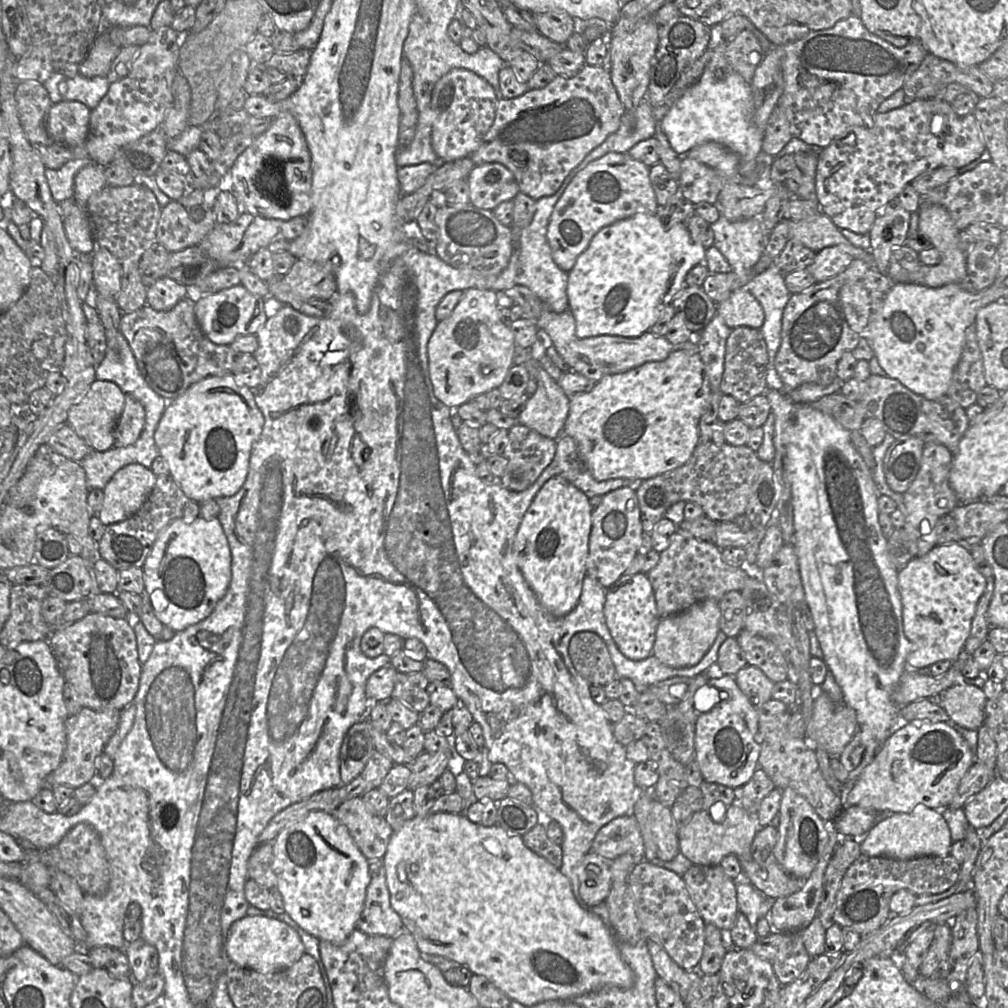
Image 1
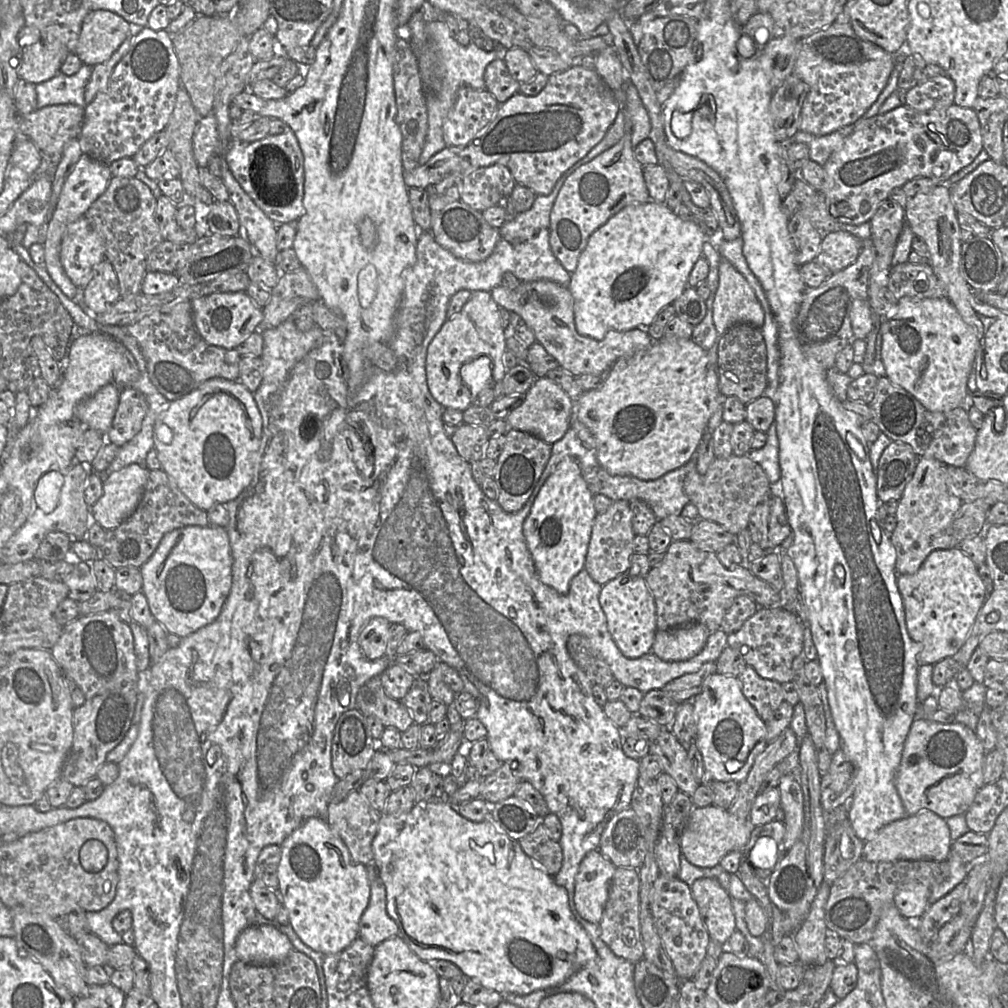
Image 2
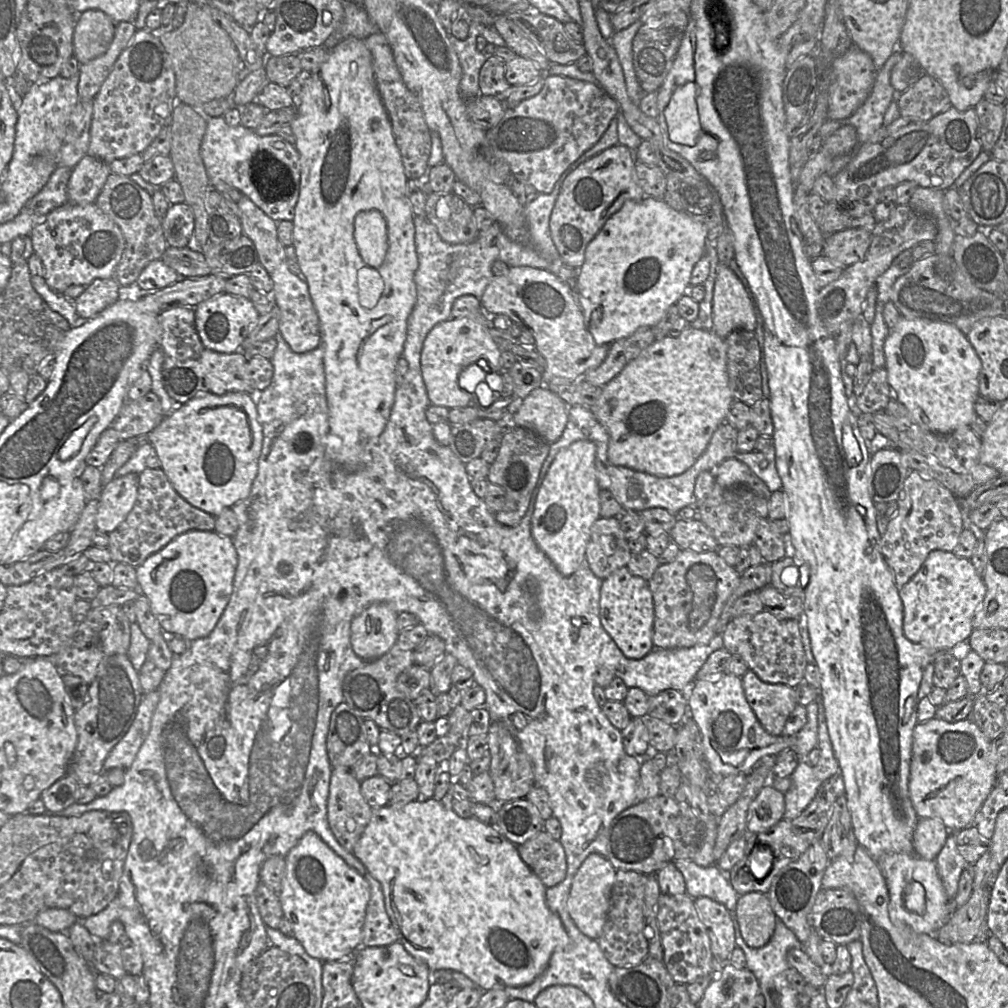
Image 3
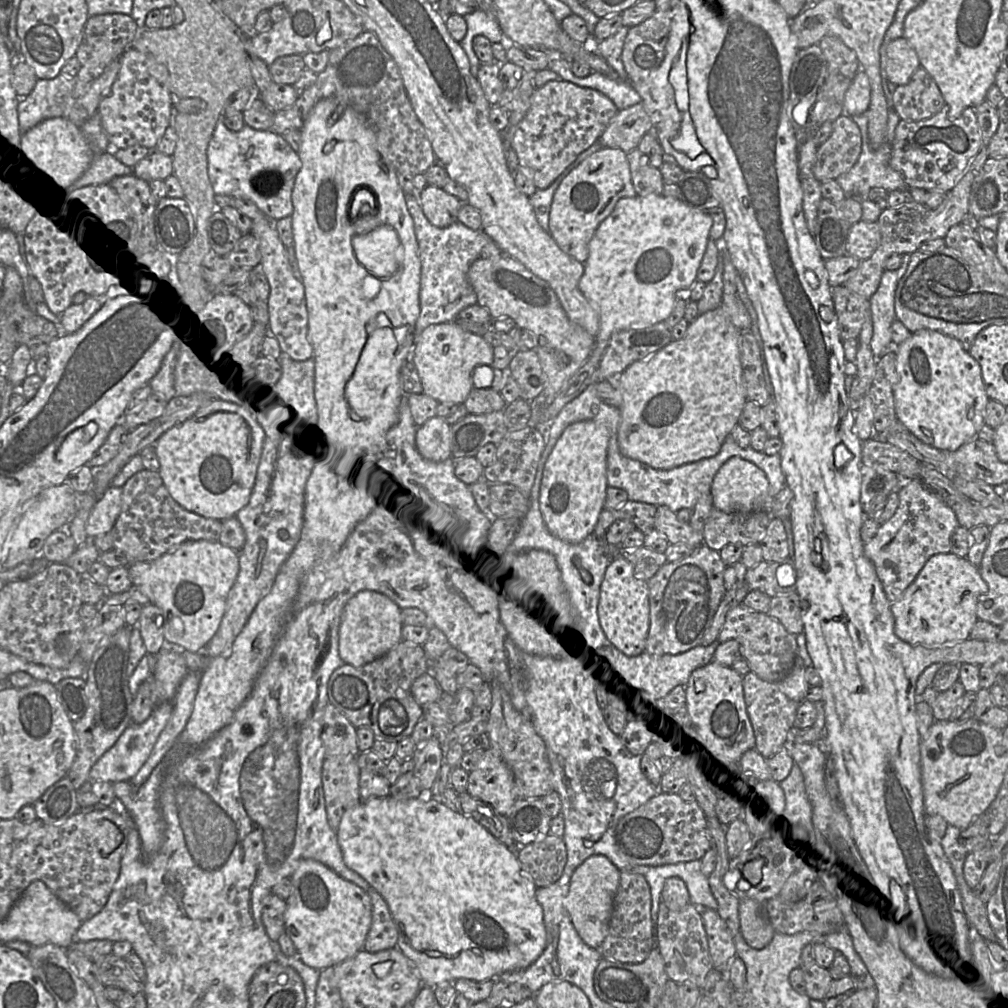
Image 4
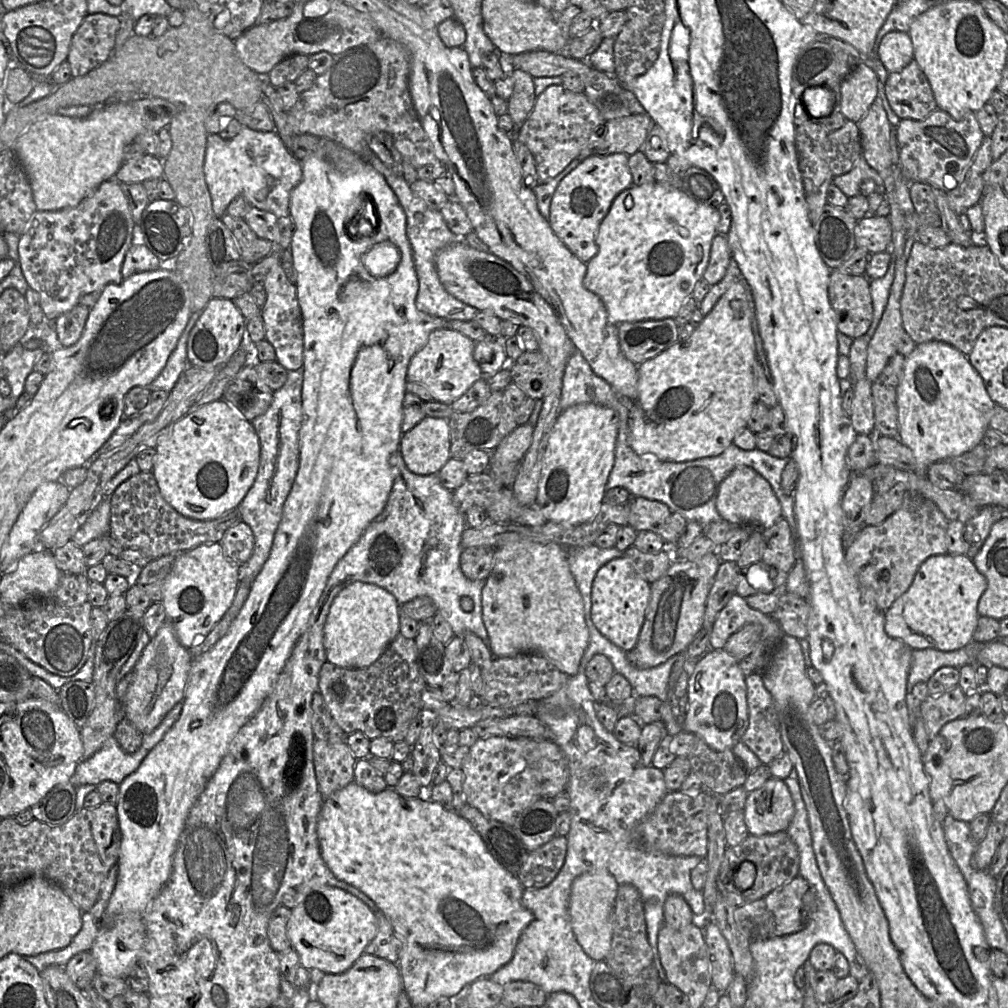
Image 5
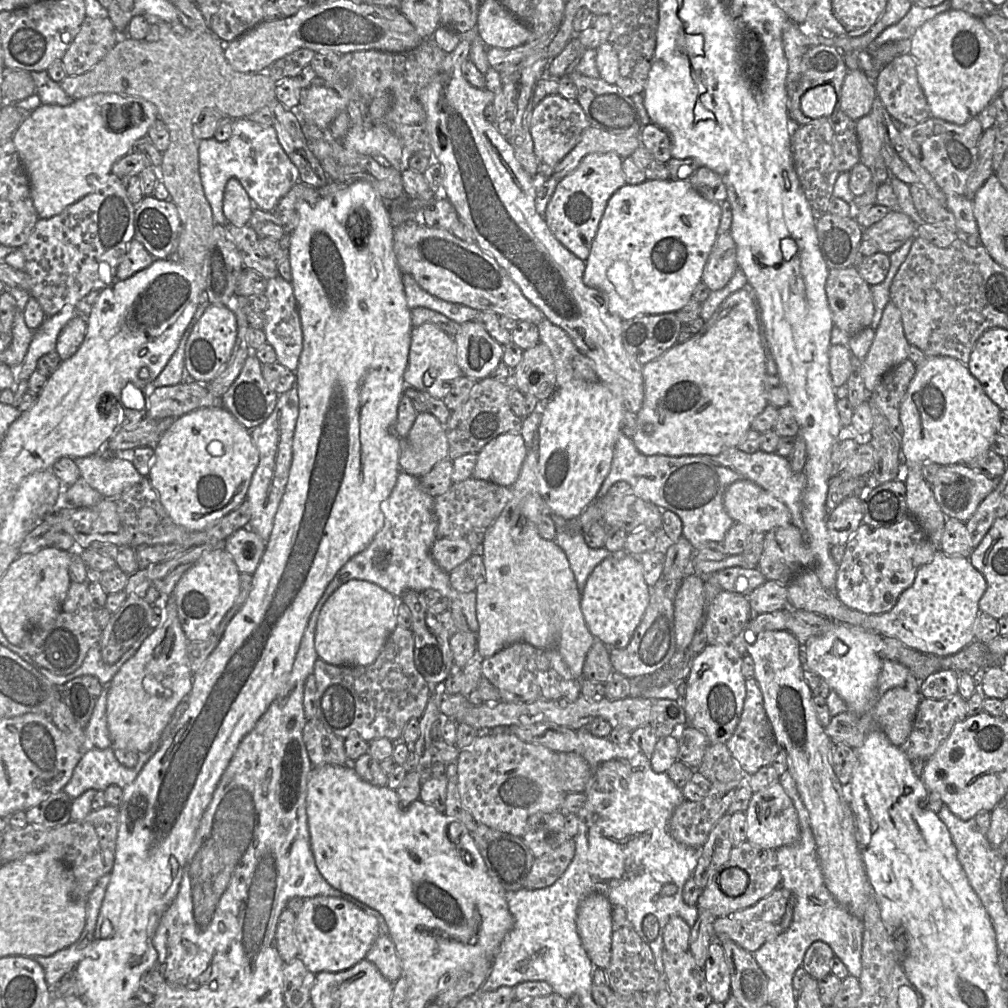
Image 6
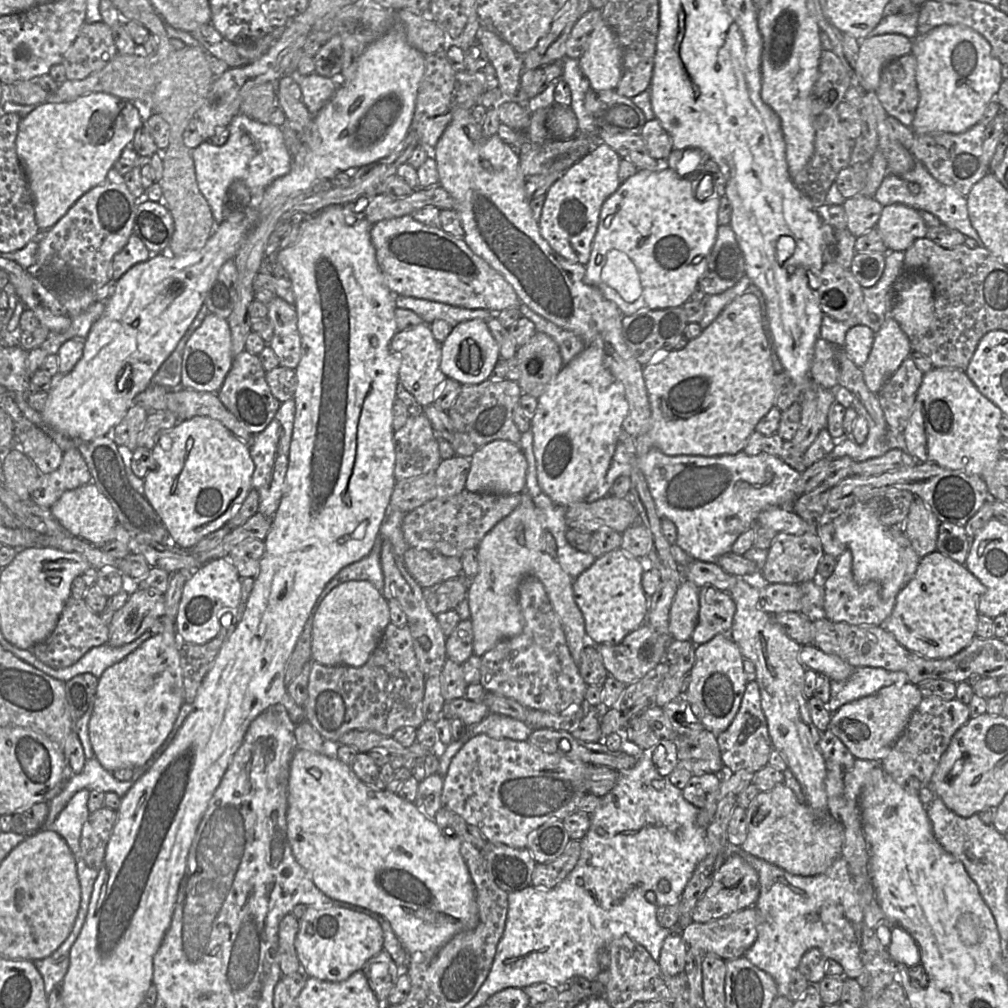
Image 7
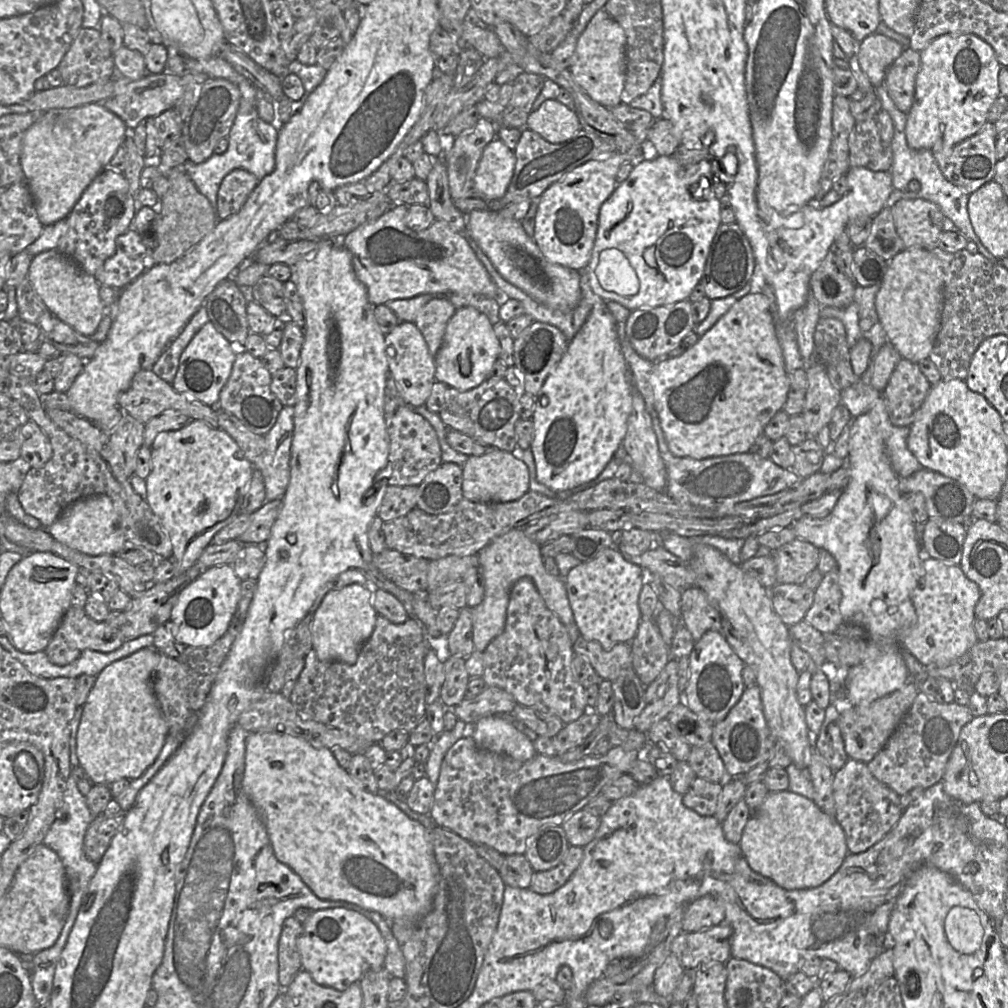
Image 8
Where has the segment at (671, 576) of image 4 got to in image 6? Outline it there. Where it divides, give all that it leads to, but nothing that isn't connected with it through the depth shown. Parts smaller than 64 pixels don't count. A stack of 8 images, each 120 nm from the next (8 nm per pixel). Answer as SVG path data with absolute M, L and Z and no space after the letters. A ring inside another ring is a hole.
M662 578L651 588L650 603L625 648L610 649L610 660L615 672L629 679L650 676L658 670L669 667L668 663L677 651L674 618L674 600L682 582Z

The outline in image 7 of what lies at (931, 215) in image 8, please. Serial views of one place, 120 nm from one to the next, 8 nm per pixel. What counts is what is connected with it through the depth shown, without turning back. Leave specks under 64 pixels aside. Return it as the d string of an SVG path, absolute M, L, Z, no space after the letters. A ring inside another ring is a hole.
M895 203L883 207L876 228L888 250L905 252L915 240L926 236L928 226L918 210L907 205Z

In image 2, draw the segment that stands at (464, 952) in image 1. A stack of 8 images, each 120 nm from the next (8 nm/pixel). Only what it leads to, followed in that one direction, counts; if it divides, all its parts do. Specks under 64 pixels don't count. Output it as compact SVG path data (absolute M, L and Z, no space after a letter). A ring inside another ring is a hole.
M448 800L416 804L408 813L381 816L372 849L374 864L386 888L387 913L398 926L398 936L421 960L442 959L453 962L468 979L474 979L485 988L497 991L504 997L504 994L508 993L525 995L535 990L556 987L596 956L595 948L586 930L576 921L570 910L567 890L557 885L553 877L524 853L519 841L511 839L503 829L489 819L482 822L468 820L461 816L457 808Z

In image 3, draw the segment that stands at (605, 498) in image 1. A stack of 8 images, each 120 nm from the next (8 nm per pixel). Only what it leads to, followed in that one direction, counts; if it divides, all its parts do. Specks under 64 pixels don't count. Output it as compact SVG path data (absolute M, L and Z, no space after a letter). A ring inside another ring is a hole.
M599 517L591 527L586 560L592 572L602 580L621 567L627 567L632 555L618 517Z

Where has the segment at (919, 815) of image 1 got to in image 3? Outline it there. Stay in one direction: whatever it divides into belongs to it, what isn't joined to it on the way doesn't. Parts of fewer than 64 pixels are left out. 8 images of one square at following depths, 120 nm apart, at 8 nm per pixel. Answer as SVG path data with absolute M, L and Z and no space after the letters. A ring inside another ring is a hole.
M920 818L913 834L915 853L926 860L935 860L950 831L940 818Z

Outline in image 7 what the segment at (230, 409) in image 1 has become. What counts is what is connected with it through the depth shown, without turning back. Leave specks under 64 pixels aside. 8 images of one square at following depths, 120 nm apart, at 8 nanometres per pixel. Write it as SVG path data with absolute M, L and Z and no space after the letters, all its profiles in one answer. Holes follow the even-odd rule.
M194 416L179 420L168 433L172 444L165 450L158 443L151 449L152 466L143 478L145 498L162 519L171 540L188 549L206 535L225 525L240 509L252 489L255 464L250 455L250 446L235 436L219 420L209 416Z

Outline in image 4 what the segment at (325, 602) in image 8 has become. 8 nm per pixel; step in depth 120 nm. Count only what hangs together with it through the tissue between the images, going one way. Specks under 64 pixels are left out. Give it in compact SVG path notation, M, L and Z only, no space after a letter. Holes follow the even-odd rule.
M362 590L348 600L342 612L338 631L340 658L361 667L385 655L402 640L401 608L388 596L373 590Z

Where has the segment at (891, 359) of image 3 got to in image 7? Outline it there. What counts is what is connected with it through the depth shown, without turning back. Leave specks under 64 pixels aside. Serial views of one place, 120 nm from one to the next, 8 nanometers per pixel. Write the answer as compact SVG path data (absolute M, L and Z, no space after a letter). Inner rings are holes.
M933 368L924 374L915 410L904 432L908 452L924 463L935 463L967 475L982 476L987 467L993 467L1001 458L999 449L1003 437L1000 421L1003 416L1002 410L978 390L966 371L956 368ZM916 498L904 522L904 533L920 558L937 551L940 524L933 511Z

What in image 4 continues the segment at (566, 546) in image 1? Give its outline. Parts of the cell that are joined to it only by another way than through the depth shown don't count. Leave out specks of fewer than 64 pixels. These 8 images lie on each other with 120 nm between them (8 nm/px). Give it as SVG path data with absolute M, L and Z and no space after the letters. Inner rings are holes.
M580 421L565 428L544 465L539 508L547 529L568 543L580 543L594 530L607 489L609 430L605 423Z

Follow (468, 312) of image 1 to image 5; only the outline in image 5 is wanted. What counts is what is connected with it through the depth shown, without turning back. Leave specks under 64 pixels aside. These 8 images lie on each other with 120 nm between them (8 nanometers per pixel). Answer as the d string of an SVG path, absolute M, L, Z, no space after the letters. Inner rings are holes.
M449 327L430 332L426 344L411 358L407 369L407 380L424 385L433 400L452 404L460 398L474 382L483 376L473 358L475 341Z

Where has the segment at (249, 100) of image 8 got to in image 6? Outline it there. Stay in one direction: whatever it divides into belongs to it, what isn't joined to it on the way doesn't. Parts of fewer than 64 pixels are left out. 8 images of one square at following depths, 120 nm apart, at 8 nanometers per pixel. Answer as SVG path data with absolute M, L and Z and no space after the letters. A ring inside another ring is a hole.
M248 118L233 119L231 137L225 142L214 138L199 141L199 173L215 224L225 226L223 212L225 188L231 178L239 180L256 208L274 211L279 200L300 181L295 164L279 143L273 126L257 124Z

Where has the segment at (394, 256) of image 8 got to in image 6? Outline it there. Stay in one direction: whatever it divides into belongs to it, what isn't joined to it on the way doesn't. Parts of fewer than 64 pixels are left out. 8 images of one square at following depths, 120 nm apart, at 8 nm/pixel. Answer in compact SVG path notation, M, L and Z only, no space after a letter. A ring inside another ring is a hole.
M406 221L394 228L394 251L403 275L411 275L422 289L439 299L468 306L479 312L495 312L499 316L509 316L519 322L529 321L537 325L545 318L491 255L484 252L476 242L463 241L449 230L431 228L422 221Z

